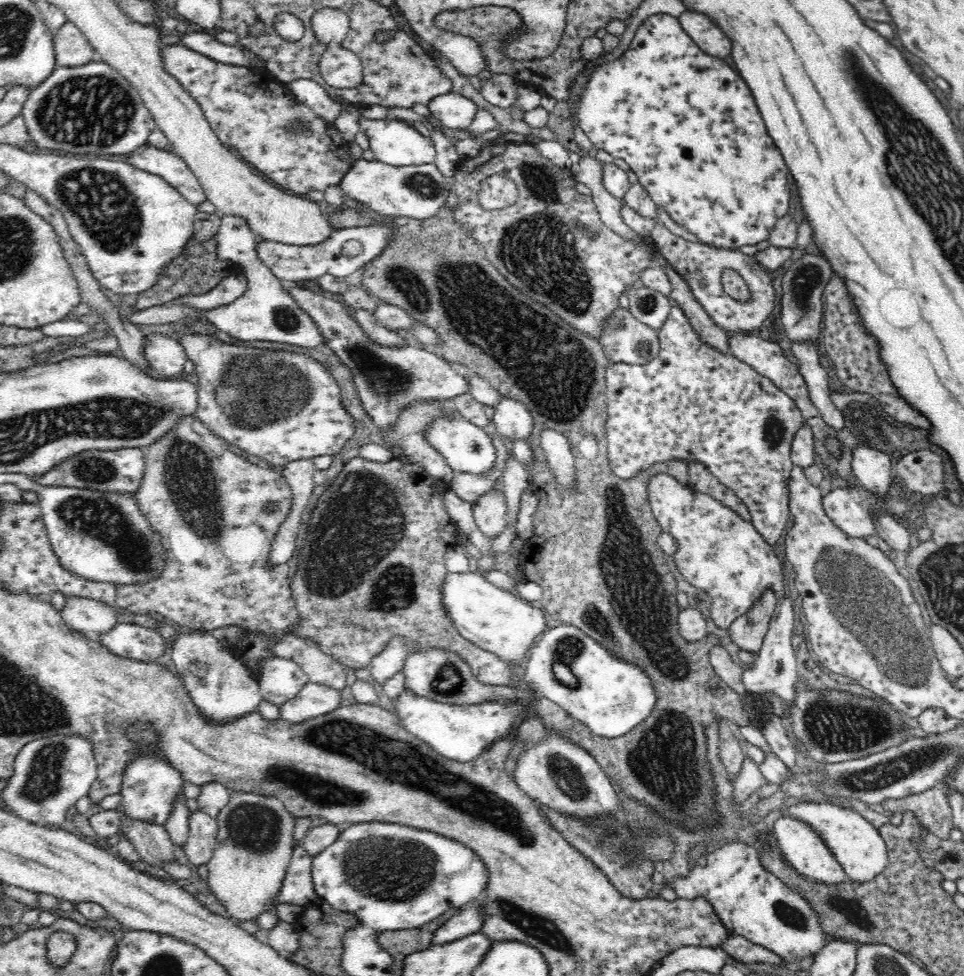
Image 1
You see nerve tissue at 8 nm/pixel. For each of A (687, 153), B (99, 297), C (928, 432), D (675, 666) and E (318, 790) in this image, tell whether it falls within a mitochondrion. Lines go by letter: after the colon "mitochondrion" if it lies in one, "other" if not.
A: other
B: other
C: other
D: mitochondrion
E: mitochondrion

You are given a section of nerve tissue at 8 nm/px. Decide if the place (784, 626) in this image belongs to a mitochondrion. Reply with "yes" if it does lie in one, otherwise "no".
no

